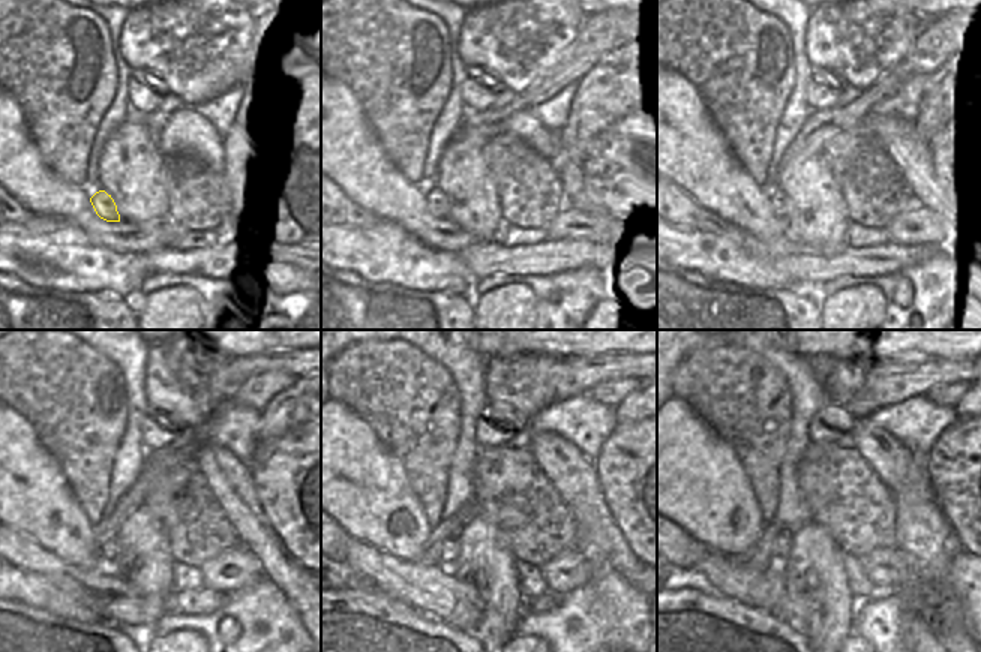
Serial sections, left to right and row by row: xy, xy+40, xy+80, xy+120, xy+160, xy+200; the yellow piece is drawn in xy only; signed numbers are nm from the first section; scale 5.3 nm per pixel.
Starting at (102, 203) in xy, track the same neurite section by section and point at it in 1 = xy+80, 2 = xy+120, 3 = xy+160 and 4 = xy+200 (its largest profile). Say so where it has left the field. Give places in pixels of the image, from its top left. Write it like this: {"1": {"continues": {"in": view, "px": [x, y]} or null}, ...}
{"1": {"continues": {"in": "xy+80", "px": [776, 200]}}, "2": {"continues": {"in": "xy+120", "px": [108, 552]}}, "3": {"continues": {"in": "xy+160", "px": [450, 547]}}, "4": {"continues": {"in": "xy+200", "px": [783, 541]}}}

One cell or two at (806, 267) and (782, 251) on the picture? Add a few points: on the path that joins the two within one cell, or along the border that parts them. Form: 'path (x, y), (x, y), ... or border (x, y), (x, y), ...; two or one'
path (800, 263), (788, 257); one

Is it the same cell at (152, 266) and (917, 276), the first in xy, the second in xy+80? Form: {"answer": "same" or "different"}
{"answer": "different"}

